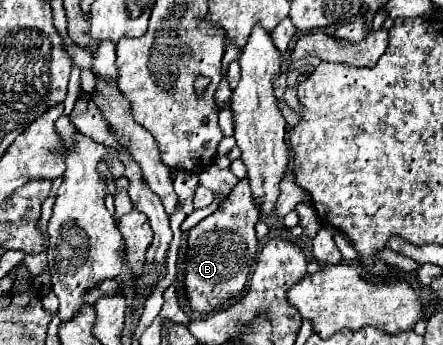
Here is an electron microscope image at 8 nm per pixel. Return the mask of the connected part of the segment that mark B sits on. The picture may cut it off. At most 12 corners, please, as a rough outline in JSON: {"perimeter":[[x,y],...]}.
{"perimeter":[[240,179],[188,231],[184,287],[210,313],[242,293],[260,207]]}

